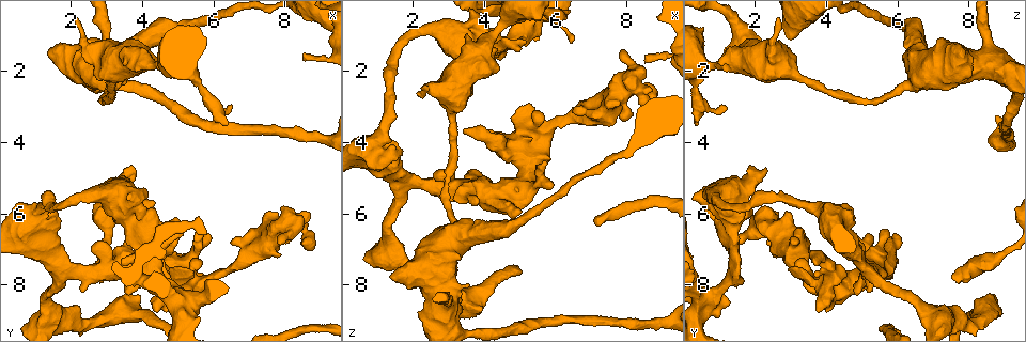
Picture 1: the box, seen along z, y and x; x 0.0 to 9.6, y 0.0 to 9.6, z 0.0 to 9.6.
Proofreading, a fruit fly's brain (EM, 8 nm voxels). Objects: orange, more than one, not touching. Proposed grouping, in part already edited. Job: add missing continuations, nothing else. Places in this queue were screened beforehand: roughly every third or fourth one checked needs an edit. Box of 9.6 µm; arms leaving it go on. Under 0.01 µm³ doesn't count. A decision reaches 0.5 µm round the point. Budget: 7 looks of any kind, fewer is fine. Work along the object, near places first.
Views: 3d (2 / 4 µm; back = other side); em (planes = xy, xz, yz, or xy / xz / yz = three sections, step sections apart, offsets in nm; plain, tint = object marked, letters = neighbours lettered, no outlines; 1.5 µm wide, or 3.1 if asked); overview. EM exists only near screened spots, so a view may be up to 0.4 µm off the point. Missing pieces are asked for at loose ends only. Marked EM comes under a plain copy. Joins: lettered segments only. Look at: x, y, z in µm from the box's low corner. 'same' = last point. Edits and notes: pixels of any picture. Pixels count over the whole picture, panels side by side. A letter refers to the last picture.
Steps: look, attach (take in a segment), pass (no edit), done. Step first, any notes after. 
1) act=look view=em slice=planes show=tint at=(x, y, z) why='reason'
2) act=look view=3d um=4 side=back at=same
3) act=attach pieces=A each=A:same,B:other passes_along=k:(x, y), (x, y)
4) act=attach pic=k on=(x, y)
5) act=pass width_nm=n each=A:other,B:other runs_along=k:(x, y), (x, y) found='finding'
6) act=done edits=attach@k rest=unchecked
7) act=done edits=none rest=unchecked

act=look view=em slice=xz step=8 show=letters at=(6.40, 3.00, 1.20) why='branch stops here'

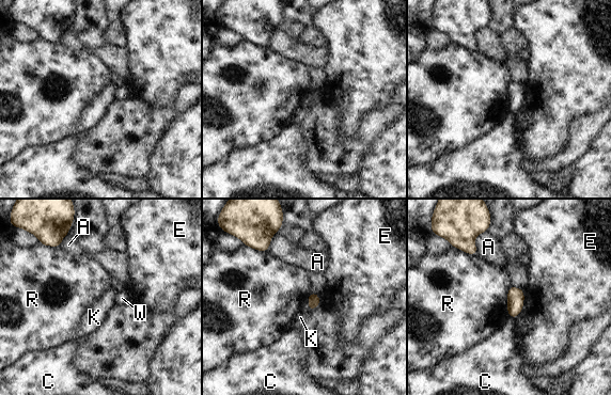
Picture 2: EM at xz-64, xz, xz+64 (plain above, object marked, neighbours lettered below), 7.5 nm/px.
act=look view=em slice=planes show=letters at=same why='another direction'

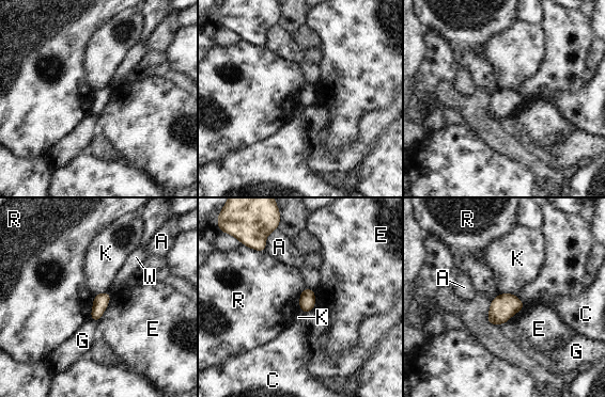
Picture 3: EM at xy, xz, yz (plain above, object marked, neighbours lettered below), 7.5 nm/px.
act=pass longest_contact=E:260nm each=A:other,C:other,E:other,G:other,K:other,R:other,W:other border=3:(500, 292), (513, 292), (516, 296) found='no lettered segment goes on from it'

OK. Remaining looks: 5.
act=look view=3d um=2 at=(8.50, 1.70, 1.70) why='tapers out'

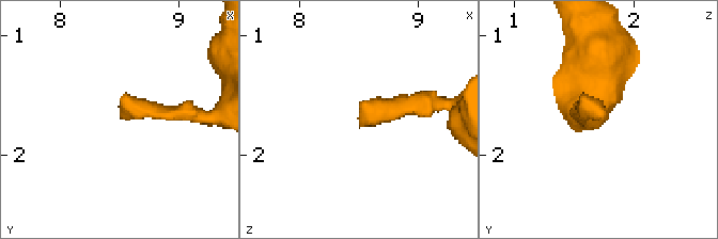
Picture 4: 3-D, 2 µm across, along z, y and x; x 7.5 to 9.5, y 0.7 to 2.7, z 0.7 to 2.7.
act=look view=em slice=xz step=8 show=tint at=(8.52, 1.70, 1.76) why='need the tissue'

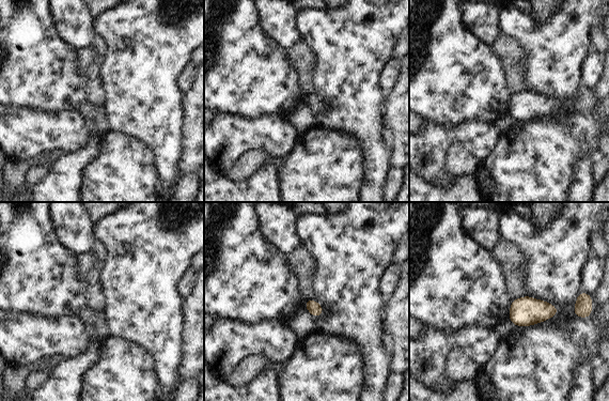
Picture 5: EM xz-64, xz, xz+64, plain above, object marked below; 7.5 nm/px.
act=look view=em slice=planes show=letters at=same

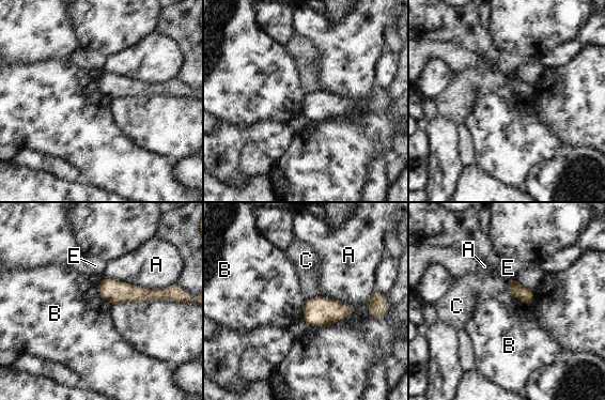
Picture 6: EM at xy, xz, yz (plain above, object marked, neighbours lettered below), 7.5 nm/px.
act=pass longest_contact=A:500nm each=A:other,B:other,C:other,E:other border=6:(507, 289), (524, 303), (530, 305) found='no lettered segment goes on from it'

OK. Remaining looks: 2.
act=look view=em slice=planes show=letters at=(3.95, 8.25, 8.65) why='free end'

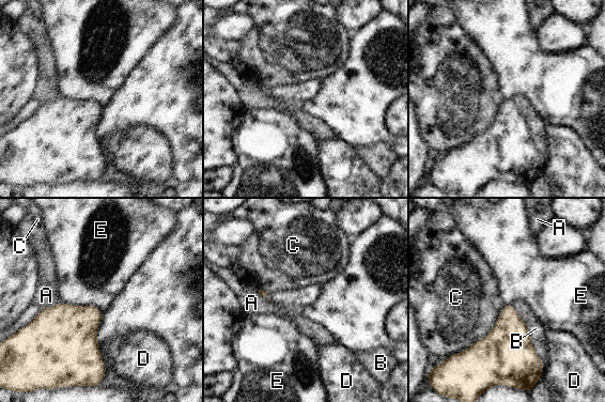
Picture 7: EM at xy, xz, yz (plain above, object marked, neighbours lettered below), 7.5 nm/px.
act=pass longest_contact=B:480nm each=A:other,B:other,C:other,D:other,E:other found='no lettered segment goes on from it'

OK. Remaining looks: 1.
act=done edits=none rest=unchecked

